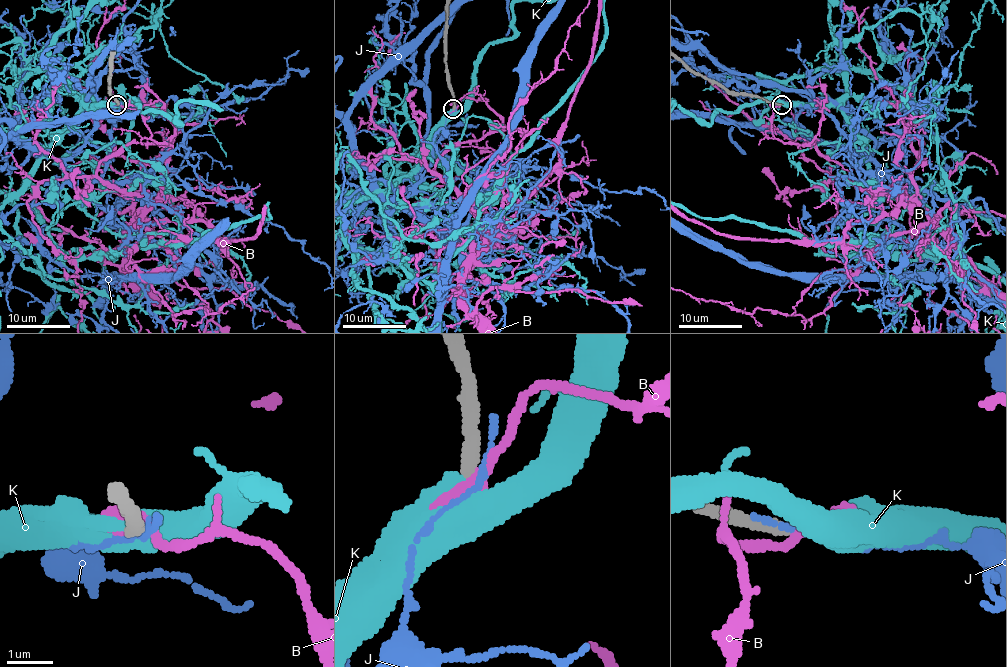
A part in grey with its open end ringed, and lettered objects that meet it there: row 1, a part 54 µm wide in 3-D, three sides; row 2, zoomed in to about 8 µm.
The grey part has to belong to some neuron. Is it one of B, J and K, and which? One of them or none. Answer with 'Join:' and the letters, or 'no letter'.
Join: K

